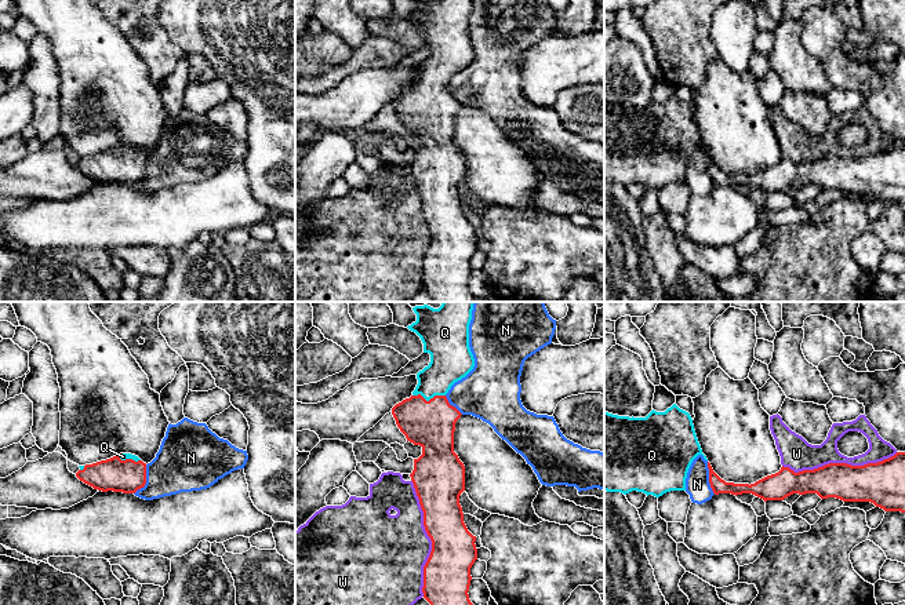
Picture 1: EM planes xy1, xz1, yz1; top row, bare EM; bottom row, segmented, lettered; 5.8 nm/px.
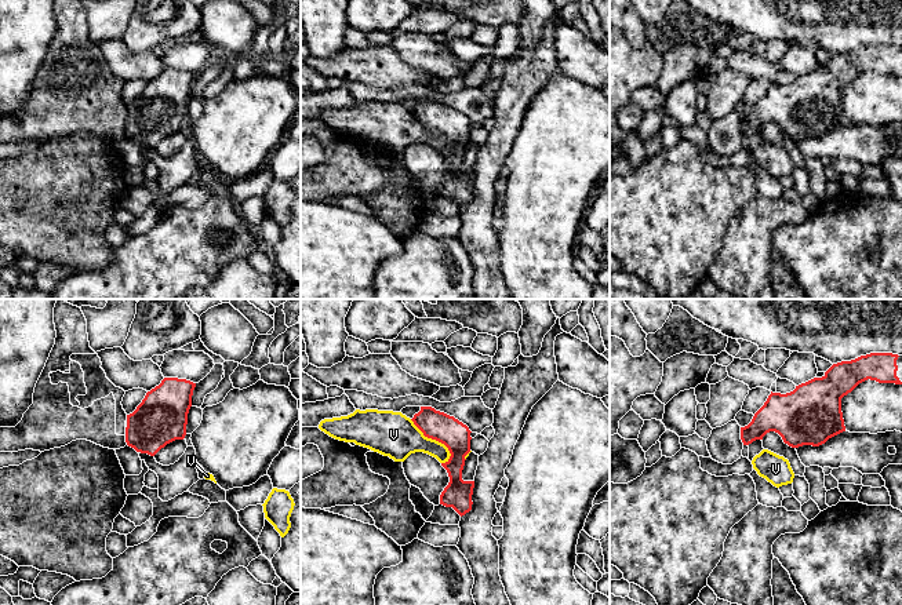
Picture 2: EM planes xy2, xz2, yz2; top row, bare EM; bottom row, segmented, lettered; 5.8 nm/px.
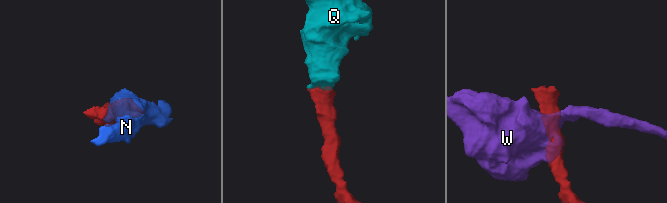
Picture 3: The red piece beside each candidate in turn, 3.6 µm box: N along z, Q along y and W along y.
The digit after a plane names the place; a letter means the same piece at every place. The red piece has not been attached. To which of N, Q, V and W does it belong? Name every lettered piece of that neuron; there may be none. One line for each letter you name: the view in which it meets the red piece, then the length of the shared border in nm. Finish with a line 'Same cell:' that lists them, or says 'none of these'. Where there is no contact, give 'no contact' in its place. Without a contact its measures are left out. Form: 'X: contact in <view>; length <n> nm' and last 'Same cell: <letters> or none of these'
Q: contact in xz1; length 190 nm
Same cell: Q

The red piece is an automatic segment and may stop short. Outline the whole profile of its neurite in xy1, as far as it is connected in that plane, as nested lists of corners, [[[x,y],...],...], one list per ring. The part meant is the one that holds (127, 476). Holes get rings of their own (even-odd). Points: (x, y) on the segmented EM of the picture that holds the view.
[[[131,453],[79,466],[76,477],[94,489],[135,493],[146,484],[146,463]]]

